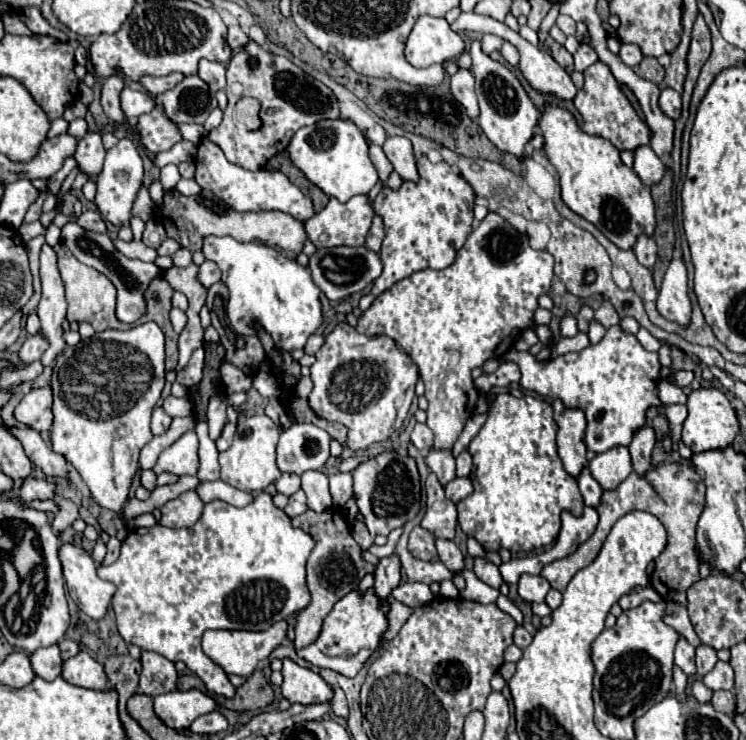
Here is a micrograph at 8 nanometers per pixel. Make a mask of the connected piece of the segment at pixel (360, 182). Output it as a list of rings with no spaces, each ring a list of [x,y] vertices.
[[[319,120],[295,132],[287,146],[291,162],[327,196],[347,202],[357,194],[367,194],[379,180],[375,166],[369,158],[369,144],[363,132],[351,120]]]

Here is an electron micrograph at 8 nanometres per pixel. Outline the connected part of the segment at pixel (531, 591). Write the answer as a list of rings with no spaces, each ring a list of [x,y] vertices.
[[[527,574],[527,576],[521,576],[521,580],[519,580],[519,596],[525,602],[529,602],[529,604],[533,604],[533,602],[545,602],[545,596],[547,596],[549,588],[551,586],[541,576]]]

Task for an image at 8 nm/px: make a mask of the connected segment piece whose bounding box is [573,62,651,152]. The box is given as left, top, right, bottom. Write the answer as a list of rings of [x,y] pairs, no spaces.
[[[595,62],[583,74],[585,74],[585,86],[577,92],[573,100],[575,108],[583,118],[581,130],[585,134],[593,134],[609,140],[617,150],[635,152],[639,146],[647,146],[651,142],[651,128],[637,116],[635,108],[623,94],[621,84],[615,80],[609,66],[603,62]]]

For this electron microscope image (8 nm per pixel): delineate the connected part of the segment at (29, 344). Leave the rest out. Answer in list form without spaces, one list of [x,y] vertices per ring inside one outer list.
[[[37,332],[37,334],[33,334],[33,336],[29,336],[29,338],[25,340],[25,344],[23,344],[21,350],[19,350],[19,358],[21,358],[25,364],[31,364],[33,360],[39,360],[41,354],[43,354],[47,348],[49,348],[49,342],[45,340],[43,332]]]

